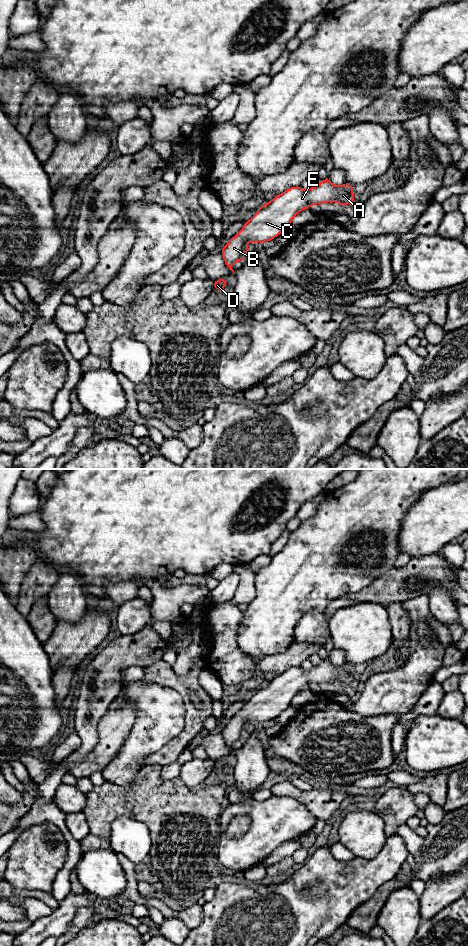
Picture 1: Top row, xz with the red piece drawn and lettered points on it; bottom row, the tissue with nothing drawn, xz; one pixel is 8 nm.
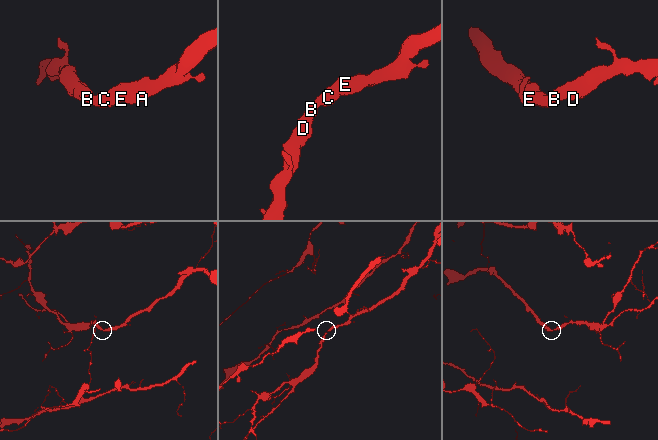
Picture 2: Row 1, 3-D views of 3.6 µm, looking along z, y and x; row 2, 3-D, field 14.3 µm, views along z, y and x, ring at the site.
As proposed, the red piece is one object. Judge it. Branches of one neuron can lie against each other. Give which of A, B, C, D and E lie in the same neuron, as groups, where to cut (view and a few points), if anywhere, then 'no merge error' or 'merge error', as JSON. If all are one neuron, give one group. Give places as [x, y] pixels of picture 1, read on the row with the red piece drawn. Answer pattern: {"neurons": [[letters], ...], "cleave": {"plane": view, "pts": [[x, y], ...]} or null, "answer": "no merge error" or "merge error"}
{"neurons": [["A", "B", "C", "D", "E"]], "cleave": null, "answer": "no merge error"}

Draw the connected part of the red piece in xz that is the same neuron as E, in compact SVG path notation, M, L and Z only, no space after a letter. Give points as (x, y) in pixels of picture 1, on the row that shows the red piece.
M329 178L323 179L319 185L313 185L308 190L302 187L288 188L271 201L264 203L249 221L245 221L238 234L223 246L221 253L226 266L234 272L233 264L236 261L244 261L247 255L248 242L273 240L303 209L331 201L346 206L355 199L351 183L336 186Z

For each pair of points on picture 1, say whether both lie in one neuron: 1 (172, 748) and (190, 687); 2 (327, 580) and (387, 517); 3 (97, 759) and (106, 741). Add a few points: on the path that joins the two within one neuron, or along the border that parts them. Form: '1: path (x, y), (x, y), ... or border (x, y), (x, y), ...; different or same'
1: path (187, 734), (191, 730), (191, 705), (189, 702); same
2: path (327, 557), (347, 529), (355, 527), (364, 518); same
3: path (101, 755), (105, 751), (106, 745); same

